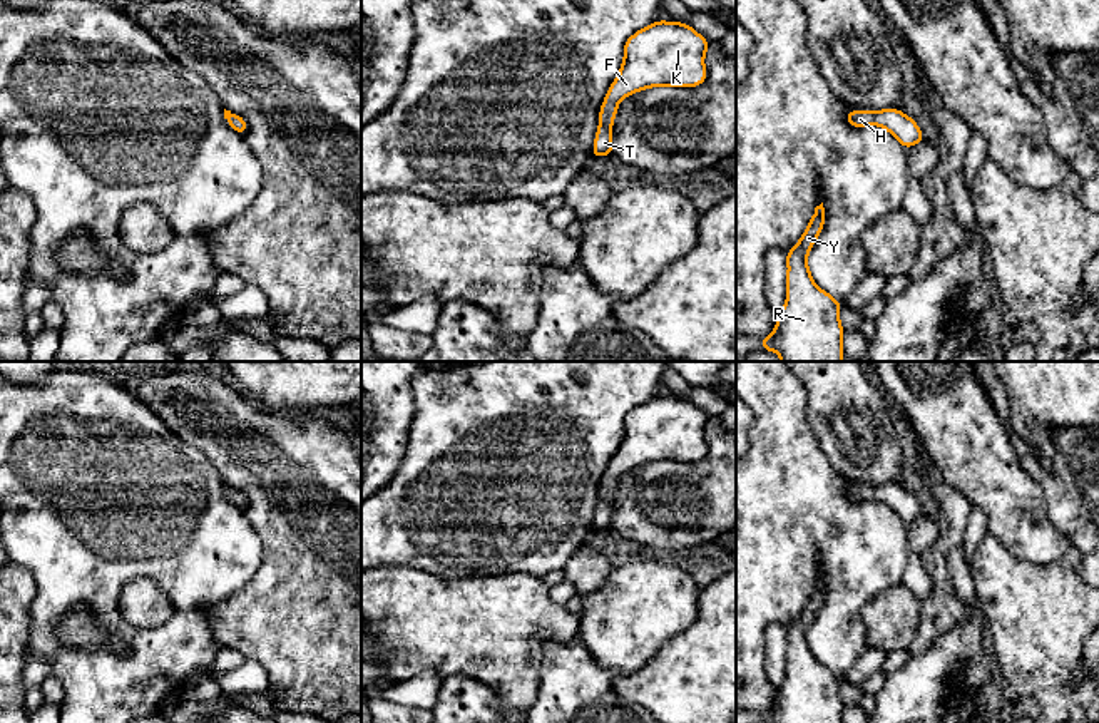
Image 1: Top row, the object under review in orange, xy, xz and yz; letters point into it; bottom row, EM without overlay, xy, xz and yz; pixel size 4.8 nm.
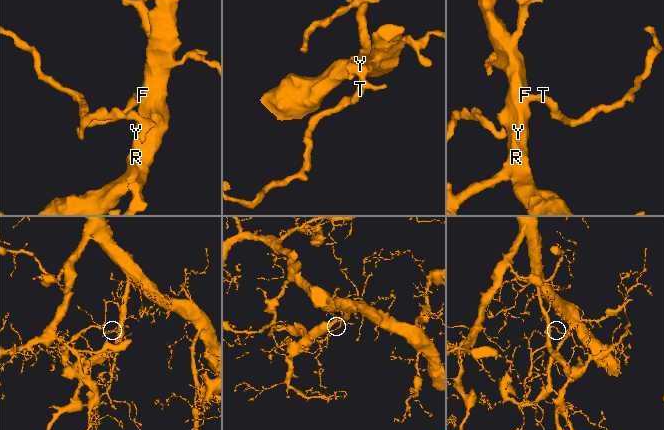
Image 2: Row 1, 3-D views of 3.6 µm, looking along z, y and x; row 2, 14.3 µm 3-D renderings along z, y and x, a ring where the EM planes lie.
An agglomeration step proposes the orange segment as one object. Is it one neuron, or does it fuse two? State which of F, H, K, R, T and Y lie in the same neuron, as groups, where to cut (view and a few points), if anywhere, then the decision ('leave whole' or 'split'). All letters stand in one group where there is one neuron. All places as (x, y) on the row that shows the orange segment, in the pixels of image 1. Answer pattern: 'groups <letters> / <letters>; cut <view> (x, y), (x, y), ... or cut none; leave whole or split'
groups F H K R T Y; cut none; leave whole

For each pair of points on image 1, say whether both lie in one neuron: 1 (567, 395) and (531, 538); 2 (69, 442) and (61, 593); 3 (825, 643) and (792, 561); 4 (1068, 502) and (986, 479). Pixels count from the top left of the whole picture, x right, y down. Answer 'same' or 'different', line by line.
1: same
2: same
3: same
4: different

